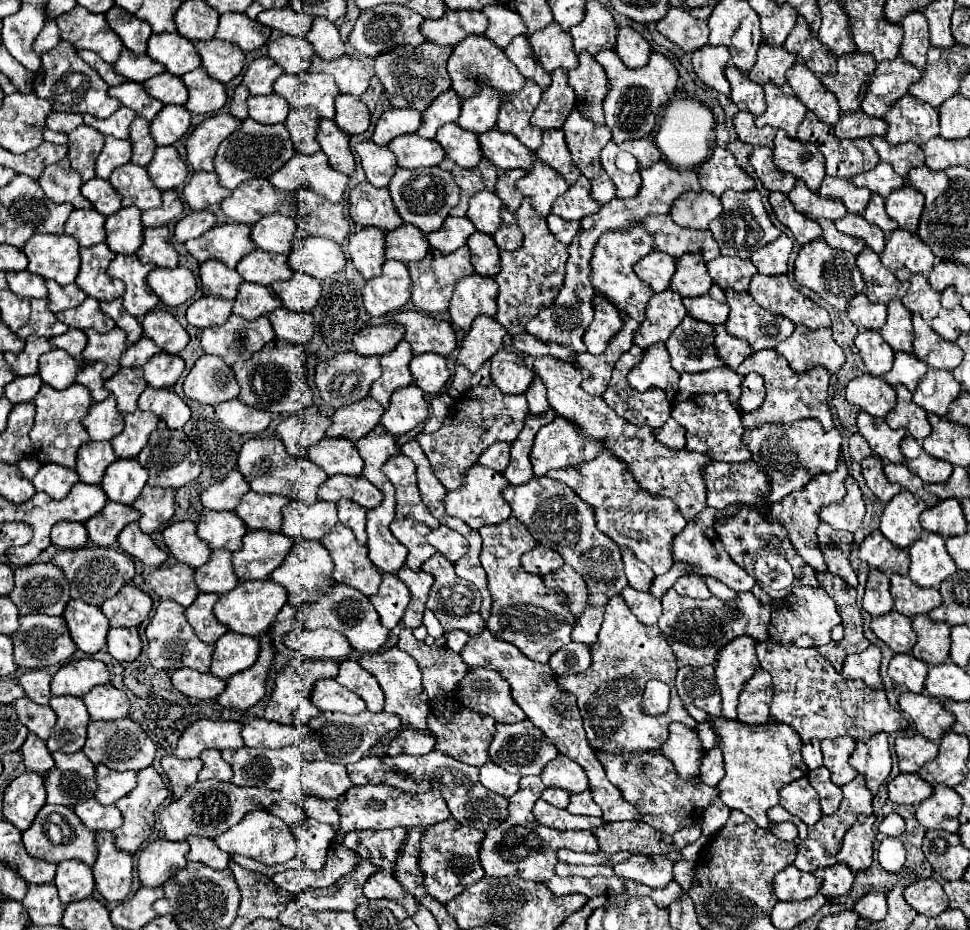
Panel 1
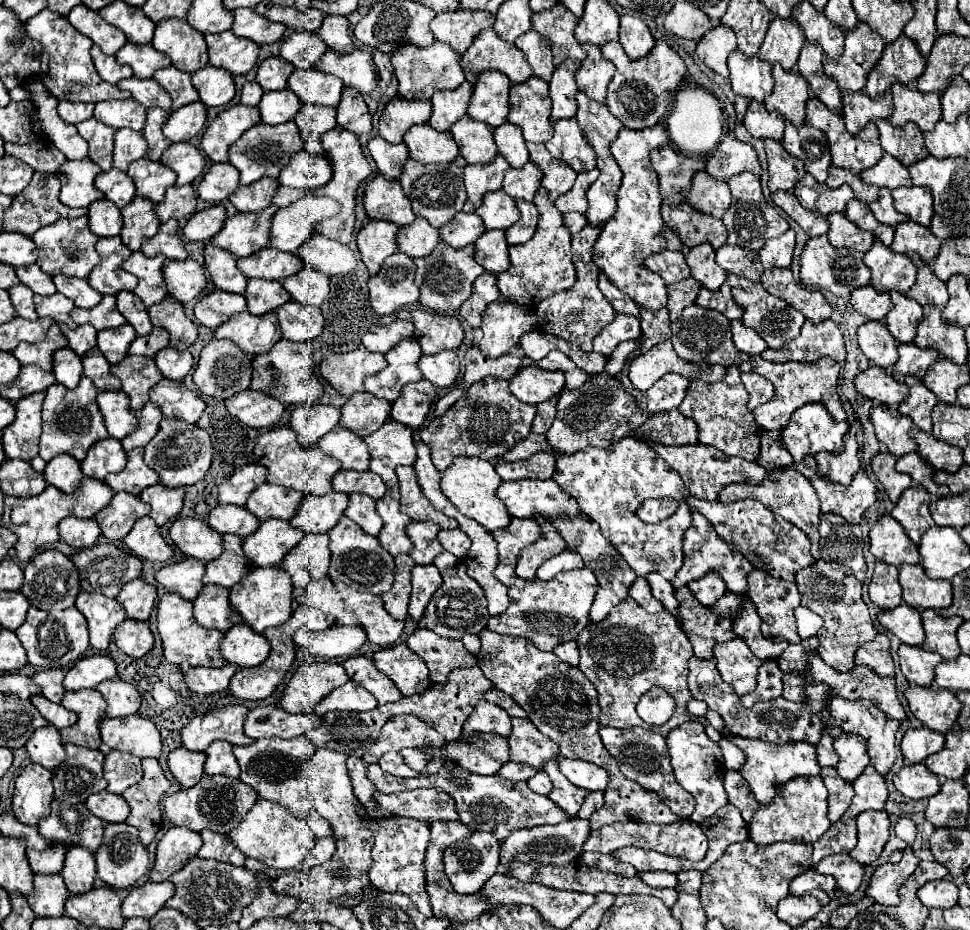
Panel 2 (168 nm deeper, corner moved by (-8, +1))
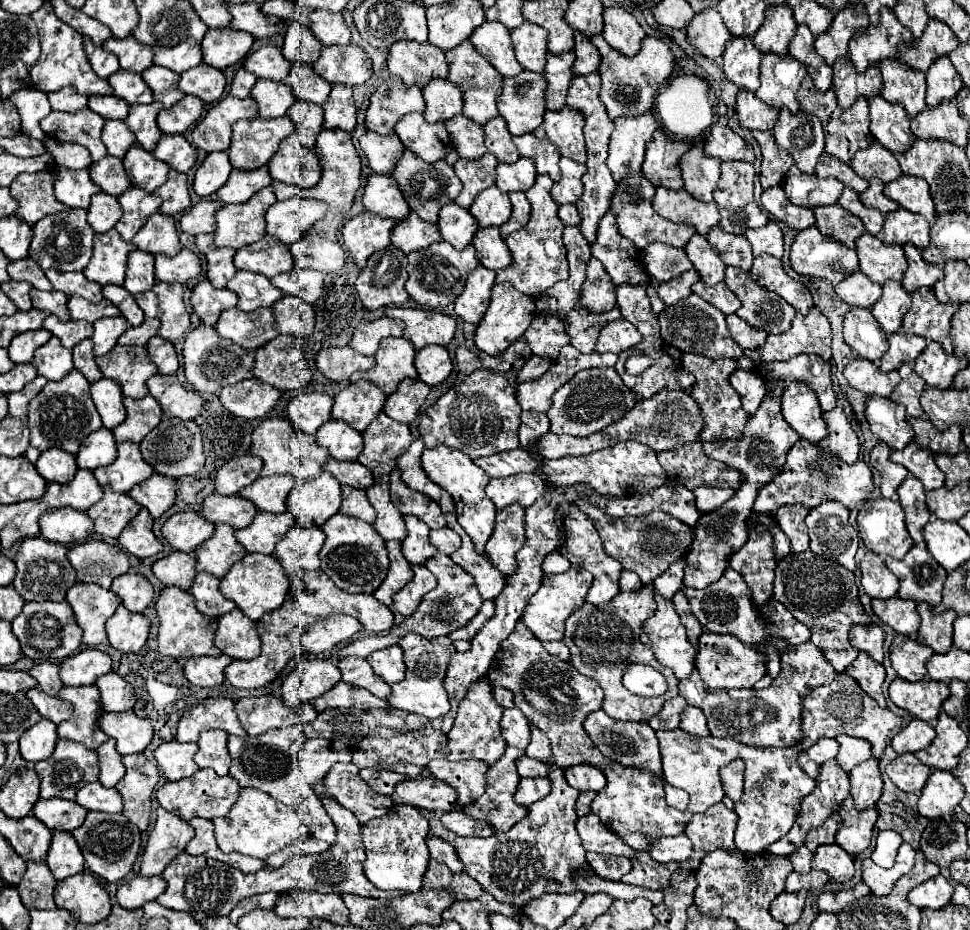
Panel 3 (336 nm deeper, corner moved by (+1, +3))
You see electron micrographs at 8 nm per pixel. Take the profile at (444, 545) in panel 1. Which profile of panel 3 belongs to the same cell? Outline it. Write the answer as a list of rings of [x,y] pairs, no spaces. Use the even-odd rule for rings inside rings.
[[[440,528],[440,530],[430,530],[430,542],[444,554],[452,554],[460,546],[460,536],[450,530],[450,528]]]

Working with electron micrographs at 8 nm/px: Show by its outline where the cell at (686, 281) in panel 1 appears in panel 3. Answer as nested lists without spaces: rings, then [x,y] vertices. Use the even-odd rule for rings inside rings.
[[[694,234],[684,250],[686,250],[686,256],[690,258],[690,262],[694,264],[694,270],[698,270],[700,280],[704,284],[714,286],[724,280],[726,264],[720,260],[718,252],[710,246],[710,242],[704,236]]]

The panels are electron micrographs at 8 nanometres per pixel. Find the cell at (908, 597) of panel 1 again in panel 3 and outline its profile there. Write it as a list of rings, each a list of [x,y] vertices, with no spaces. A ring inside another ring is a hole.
[[[924,542],[914,544],[912,550],[902,560],[886,558],[886,566],[900,580],[898,590],[900,598],[914,602],[928,602],[932,606],[940,604],[948,572],[928,554]]]

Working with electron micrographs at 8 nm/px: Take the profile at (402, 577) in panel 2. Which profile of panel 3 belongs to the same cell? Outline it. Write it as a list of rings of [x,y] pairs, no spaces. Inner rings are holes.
[[[390,540],[390,542],[386,542],[386,548],[388,548],[388,558],[390,558],[390,568],[388,568],[386,580],[374,592],[374,598],[390,608],[394,604],[392,596],[412,578],[412,568],[400,552],[400,542]]]

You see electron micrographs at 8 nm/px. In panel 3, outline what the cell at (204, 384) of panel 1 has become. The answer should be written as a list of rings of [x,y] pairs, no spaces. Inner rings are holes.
[[[200,326],[192,330],[186,336],[184,342],[184,374],[188,380],[188,386],[196,392],[220,392],[226,384],[236,384],[240,380],[246,380],[252,376],[252,364],[254,364],[254,350],[240,348],[238,344],[230,340],[222,340],[218,332],[212,326]]]

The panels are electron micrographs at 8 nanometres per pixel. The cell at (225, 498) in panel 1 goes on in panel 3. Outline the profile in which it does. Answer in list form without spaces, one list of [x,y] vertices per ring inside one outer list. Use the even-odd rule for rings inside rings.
[[[240,456],[232,458],[226,462],[218,474],[216,474],[216,494],[222,496],[234,496],[238,494],[244,486],[252,484],[262,470],[262,460],[256,456]]]

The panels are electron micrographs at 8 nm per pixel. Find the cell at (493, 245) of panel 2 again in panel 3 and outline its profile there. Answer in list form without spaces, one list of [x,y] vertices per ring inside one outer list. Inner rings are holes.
[[[480,228],[472,240],[472,246],[476,248],[476,258],[480,264],[490,270],[500,270],[512,264],[510,250],[498,228]]]

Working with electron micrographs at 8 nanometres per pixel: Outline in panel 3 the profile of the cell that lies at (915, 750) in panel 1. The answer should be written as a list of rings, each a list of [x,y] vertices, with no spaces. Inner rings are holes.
[[[912,720],[906,728],[902,728],[894,738],[892,738],[892,748],[896,754],[904,752],[918,752],[926,746],[932,744],[936,732],[930,724],[922,720]]]

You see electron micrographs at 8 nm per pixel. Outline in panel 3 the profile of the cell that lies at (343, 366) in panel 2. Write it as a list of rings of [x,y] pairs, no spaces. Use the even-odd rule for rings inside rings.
[[[350,346],[344,348],[328,348],[318,352],[316,356],[316,368],[332,382],[344,382],[354,372],[370,370],[374,368],[374,358],[358,354]]]

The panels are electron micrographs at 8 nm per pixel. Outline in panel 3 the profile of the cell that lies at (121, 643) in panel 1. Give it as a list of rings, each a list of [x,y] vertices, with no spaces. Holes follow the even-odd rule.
[[[120,606],[114,616],[106,622],[110,646],[120,652],[138,652],[148,640],[150,622],[142,614],[132,614]]]

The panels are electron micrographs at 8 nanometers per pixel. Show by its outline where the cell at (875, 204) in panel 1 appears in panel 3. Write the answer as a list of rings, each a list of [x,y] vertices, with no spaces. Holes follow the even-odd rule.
[[[876,178],[870,180],[870,188],[860,194],[862,204],[868,206],[868,208],[876,208],[876,210],[880,210],[882,214],[888,214],[888,212],[898,210],[898,204],[892,202],[890,198],[886,198],[886,196],[882,194],[882,188],[884,188],[884,182],[880,182],[880,180],[876,180]]]

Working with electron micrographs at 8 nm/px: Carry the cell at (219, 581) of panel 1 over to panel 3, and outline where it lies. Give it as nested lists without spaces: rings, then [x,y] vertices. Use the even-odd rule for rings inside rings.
[[[218,524],[216,532],[210,540],[200,544],[194,552],[196,556],[196,572],[208,572],[216,578],[224,578],[224,574],[246,556],[244,546],[234,538],[234,528],[226,524]]]

